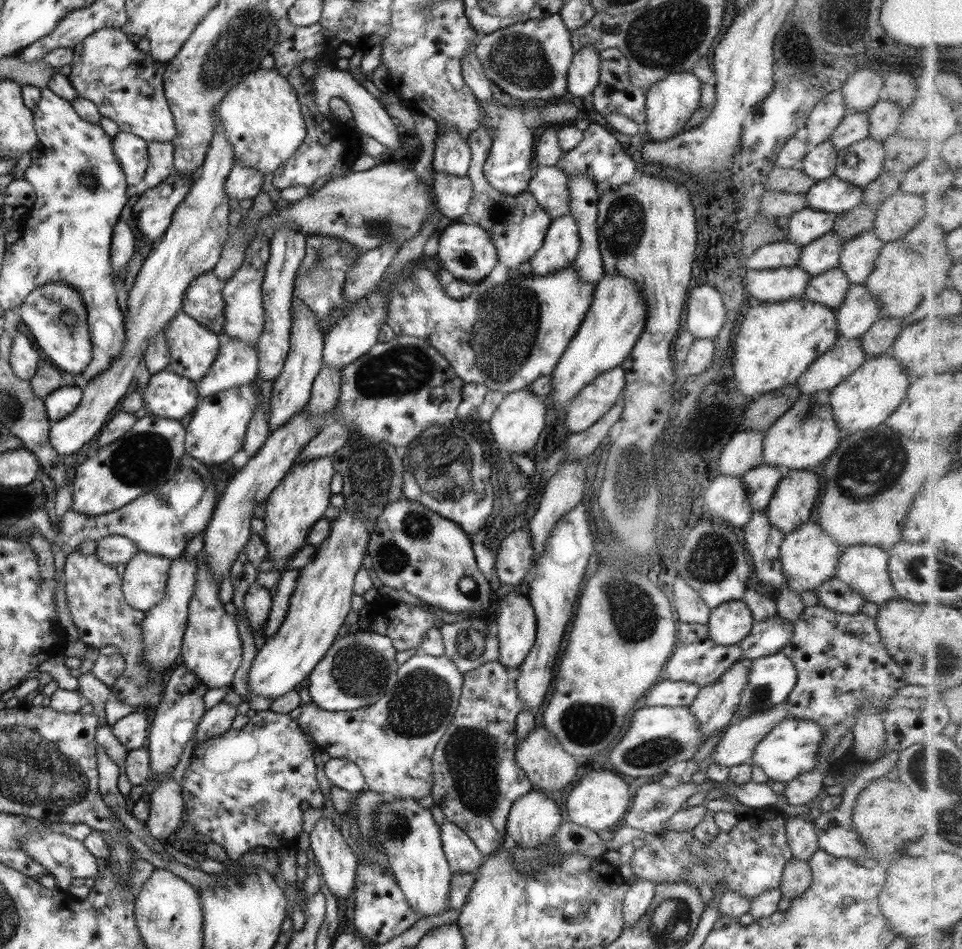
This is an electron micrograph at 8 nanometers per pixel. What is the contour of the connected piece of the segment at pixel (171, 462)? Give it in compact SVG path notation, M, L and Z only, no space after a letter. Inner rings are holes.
M146 414L120 438L97 449L70 477L70 509L87 516L117 510L137 496L146 495L171 479L182 463L186 430L179 421Z

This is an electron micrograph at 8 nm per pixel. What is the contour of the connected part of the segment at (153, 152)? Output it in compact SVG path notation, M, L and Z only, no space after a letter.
M146 142L148 163L142 178L142 187L153 188L163 182L169 174L174 174L173 147L170 142Z

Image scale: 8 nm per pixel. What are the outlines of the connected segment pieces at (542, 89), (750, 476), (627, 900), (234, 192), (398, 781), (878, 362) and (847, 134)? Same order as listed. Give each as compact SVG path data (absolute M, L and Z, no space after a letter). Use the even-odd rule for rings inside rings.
M558 13L541 20L516 22L489 34L477 33L473 40L473 53L483 68L483 74L493 86L511 98L539 98L552 102L560 100L567 92L567 69L574 51L570 44L570 32Z
M761 464L742 475L741 480L747 490L747 500L752 512L762 512L767 508L775 487L786 473L787 469Z
M647 880L630 881L627 893L624 894L622 901L622 922L624 927L633 927L649 907L654 896L654 883Z
M234 164L225 178L224 190L227 200L243 200L244 198L253 198L262 191L263 173L259 171Z
M415 652L397 667L393 688L373 705L334 713L320 709L312 702L301 703L299 717L294 721L303 732L311 736L317 748L326 752L330 758L345 758L355 763L363 775L365 788L371 792L419 800L431 794L433 787L431 755L457 710L462 682L459 669L445 655L434 657L423 652Z
M877 355L867 358L857 370L853 370L829 392L829 405L834 424L845 436L884 423L906 397L908 384L905 370L893 356Z
M848 112L830 134L831 146L838 152L868 137L869 122L866 112Z

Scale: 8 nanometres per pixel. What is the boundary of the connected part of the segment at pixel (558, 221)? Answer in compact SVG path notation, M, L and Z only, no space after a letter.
M571 215L550 219L541 248L529 259L532 272L551 274L571 265L579 245L577 225Z

